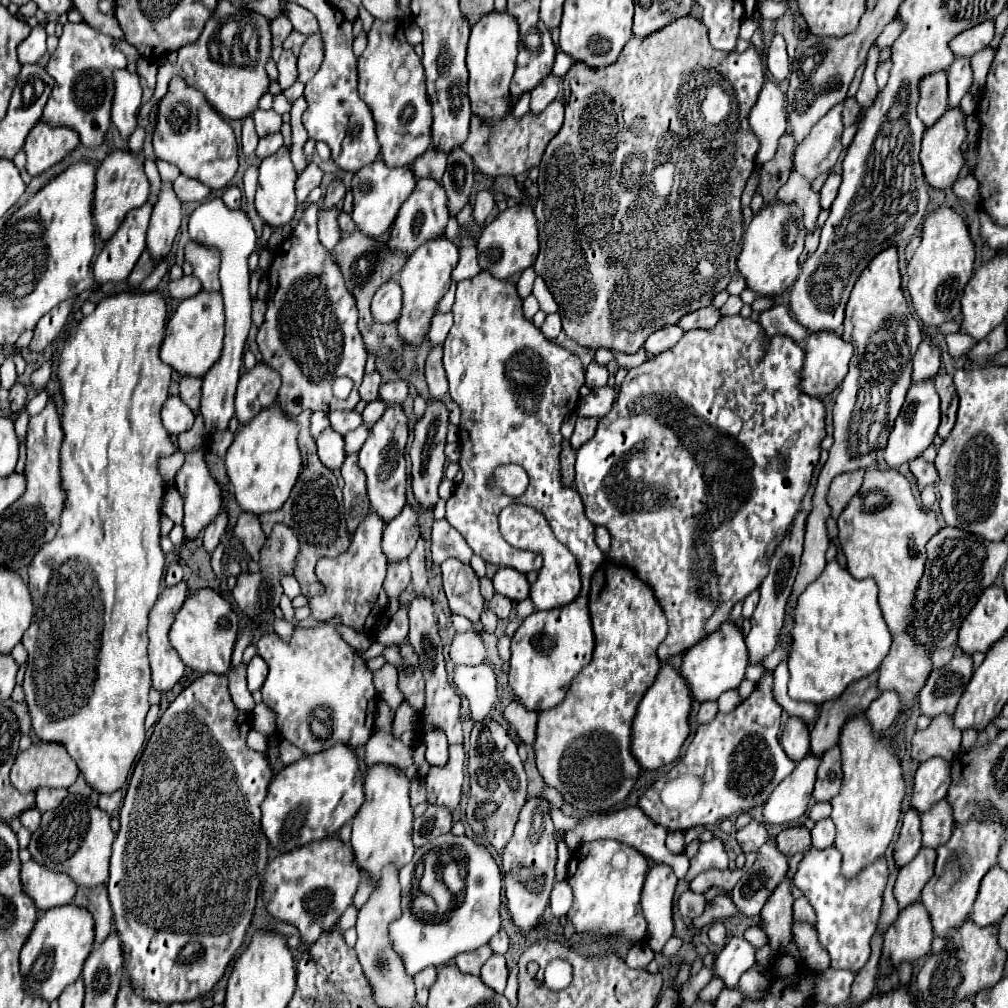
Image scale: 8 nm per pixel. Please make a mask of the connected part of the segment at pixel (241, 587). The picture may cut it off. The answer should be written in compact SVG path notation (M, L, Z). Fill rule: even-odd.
M275 525L271 537L265 541L261 553L259 553L259 561L257 561L257 571L249 571L249 573L241 573L237 577L237 585L233 589L233 597L235 603L239 605L239 609L245 611L245 615L255 621L257 625L269 623L273 619L273 611L279 605L279 599L283 595L283 587L279 583L281 579L281 571L285 573L293 573L295 569L295 559L299 553L299 539L295 537L295 531L287 525Z

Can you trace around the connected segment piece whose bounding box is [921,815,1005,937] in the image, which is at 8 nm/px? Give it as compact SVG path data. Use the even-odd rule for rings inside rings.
M977 815L973 821L957 825L953 829L951 839L937 849L935 875L927 881L921 893L921 903L929 911L933 933L937 937L949 937L951 931L959 929L959 925L967 921L973 901L979 893L981 879L991 867L997 865L997 855L1003 845L1003 839L1005 839L1005 827L1001 823L993 823Z

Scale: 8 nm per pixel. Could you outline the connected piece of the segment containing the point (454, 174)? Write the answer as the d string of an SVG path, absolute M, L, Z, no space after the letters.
M461 147L447 155L447 169L441 185L447 193L449 215L457 215L473 193L473 159Z

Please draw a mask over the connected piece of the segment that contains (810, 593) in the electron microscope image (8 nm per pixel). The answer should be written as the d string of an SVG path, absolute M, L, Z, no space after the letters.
M835 557L821 577L799 595L793 611L789 695L815 705L837 699L849 683L873 673L887 657L889 647L891 635L877 603L877 583L873 579L855 579Z

